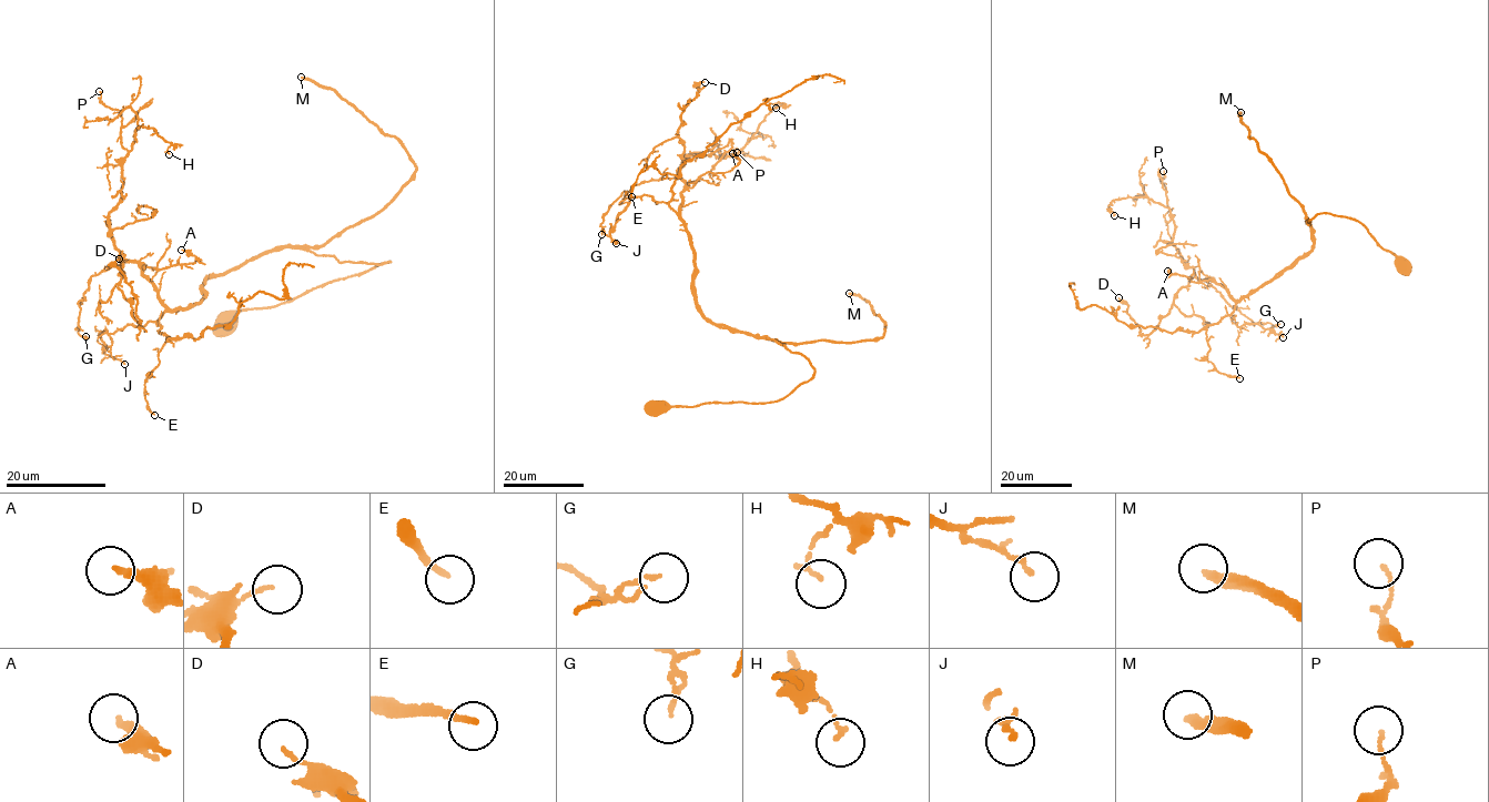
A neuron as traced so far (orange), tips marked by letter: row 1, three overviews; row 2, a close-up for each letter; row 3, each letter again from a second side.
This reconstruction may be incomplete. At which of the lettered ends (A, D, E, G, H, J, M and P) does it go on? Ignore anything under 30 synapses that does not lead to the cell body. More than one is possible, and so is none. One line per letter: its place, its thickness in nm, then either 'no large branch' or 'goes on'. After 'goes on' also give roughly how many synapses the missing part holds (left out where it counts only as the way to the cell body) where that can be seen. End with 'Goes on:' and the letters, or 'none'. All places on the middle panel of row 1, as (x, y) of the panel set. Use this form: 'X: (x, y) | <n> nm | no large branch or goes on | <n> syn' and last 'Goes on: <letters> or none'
A: (732, 153) | 240 nm | no large branch
D: (705, 82) | 100 nm | no large branch
E: (631, 196) | 150 nm | no large branch
G: (601, 234) | 80 nm | no large branch
H: (776, 108) | 140 nm | no large branch
J: (616, 243) | 150 nm | no large branch
M: (849, 293) | 300 nm | goes on | 350 syn
P: (737, 152) | 100 nm | no large branch
Goes on: M

